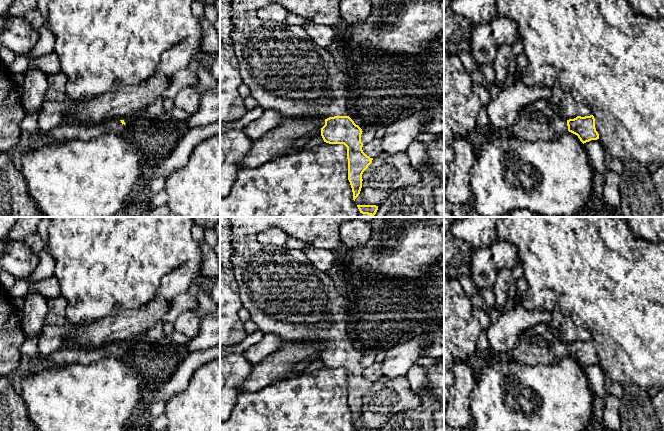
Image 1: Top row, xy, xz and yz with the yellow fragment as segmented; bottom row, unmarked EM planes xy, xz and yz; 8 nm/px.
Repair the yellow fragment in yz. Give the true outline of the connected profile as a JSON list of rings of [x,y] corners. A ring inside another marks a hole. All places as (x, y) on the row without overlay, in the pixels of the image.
[[[543,323],[525,330],[520,335],[516,347],[509,351],[508,354],[511,356],[512,361],[526,365],[552,364],[560,361],[567,355],[577,359],[583,368],[591,364],[599,363],[593,339],[585,341],[577,340],[574,343],[567,344],[560,335],[554,334],[551,326]]]

